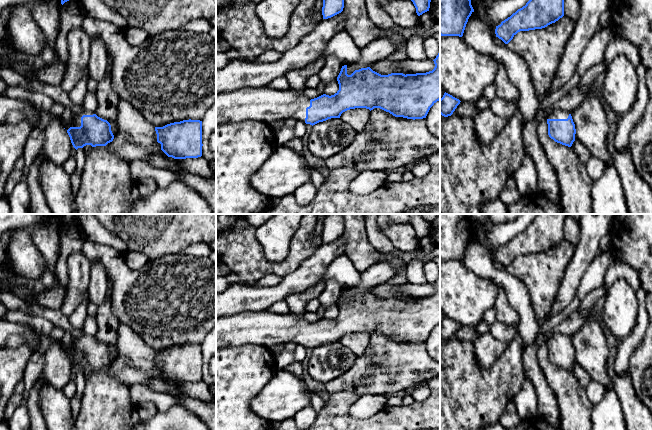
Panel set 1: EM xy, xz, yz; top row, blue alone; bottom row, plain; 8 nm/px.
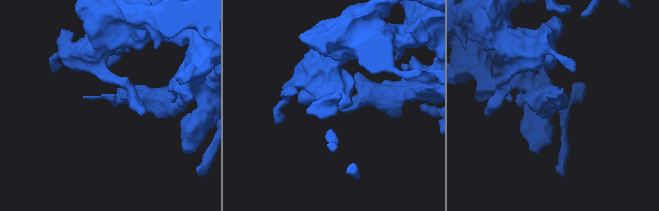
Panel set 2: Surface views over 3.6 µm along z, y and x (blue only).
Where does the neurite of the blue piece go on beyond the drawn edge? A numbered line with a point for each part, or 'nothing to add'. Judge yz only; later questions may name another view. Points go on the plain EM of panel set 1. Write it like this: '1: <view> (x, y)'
1: yz (557, 337)

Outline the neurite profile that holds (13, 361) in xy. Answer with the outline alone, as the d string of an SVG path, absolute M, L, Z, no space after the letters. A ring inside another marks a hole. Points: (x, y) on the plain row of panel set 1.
M26 345L0 348L0 422L4 421L7 401L14 394L16 385L23 381L24 370L32 354Z

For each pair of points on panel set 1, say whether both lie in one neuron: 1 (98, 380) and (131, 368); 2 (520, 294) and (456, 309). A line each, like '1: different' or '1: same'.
1: different
2: different

